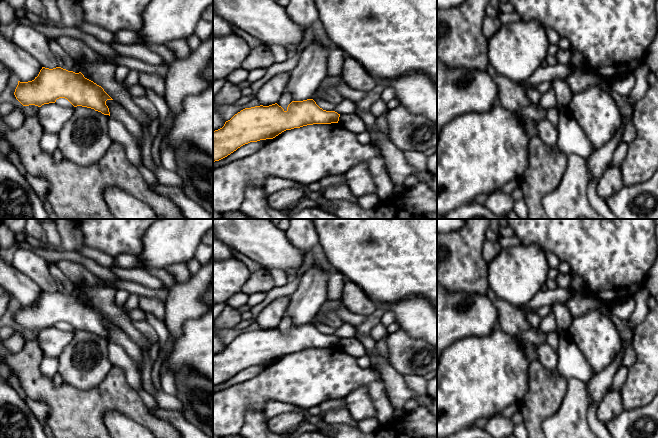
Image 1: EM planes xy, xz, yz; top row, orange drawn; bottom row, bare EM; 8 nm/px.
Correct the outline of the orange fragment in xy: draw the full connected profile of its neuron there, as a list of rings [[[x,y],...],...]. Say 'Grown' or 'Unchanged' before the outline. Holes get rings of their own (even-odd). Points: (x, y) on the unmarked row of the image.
Unchanged. [[[42,291],[34,304],[18,305],[14,319],[23,330],[41,331],[65,322],[74,331],[91,332],[109,340],[106,325],[113,324],[101,310],[85,302],[81,296],[75,297],[61,291]]]

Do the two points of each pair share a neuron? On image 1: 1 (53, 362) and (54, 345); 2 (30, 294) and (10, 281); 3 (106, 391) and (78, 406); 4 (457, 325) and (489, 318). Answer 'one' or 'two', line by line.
1: two
2: one
3: one
4: one

